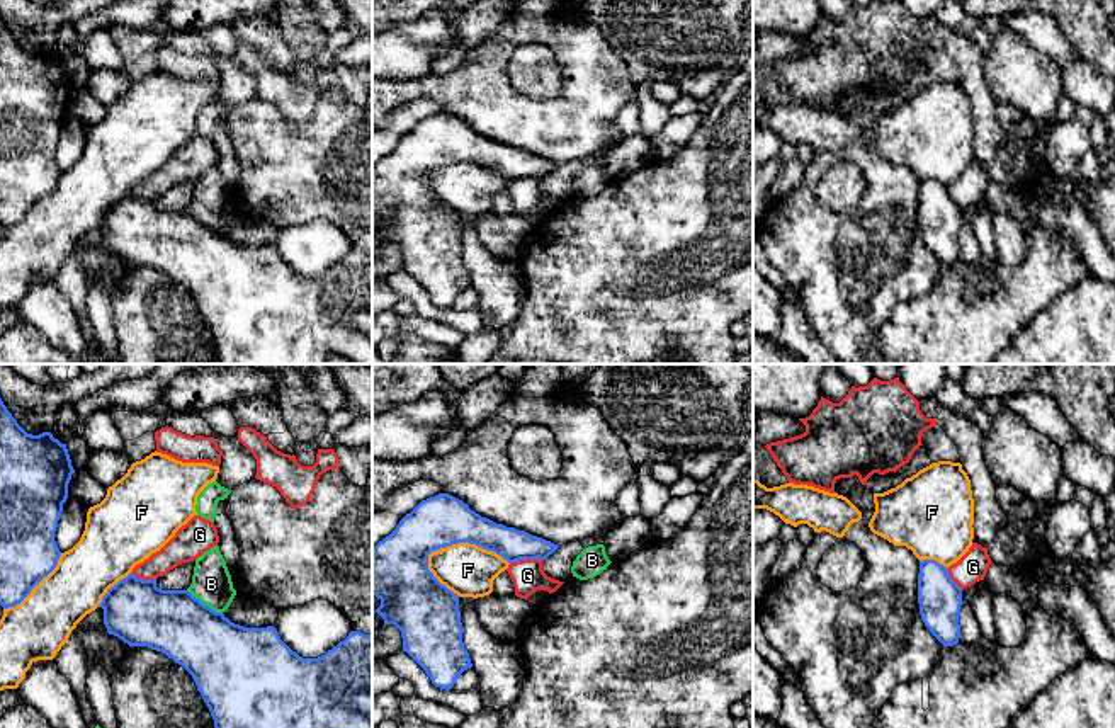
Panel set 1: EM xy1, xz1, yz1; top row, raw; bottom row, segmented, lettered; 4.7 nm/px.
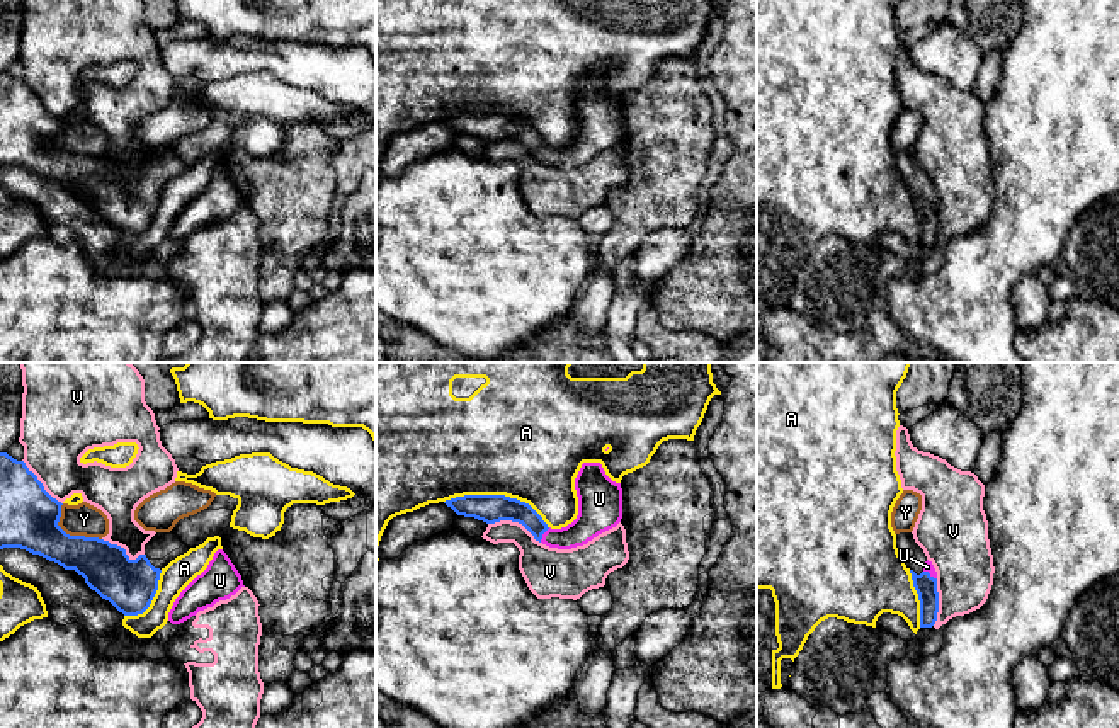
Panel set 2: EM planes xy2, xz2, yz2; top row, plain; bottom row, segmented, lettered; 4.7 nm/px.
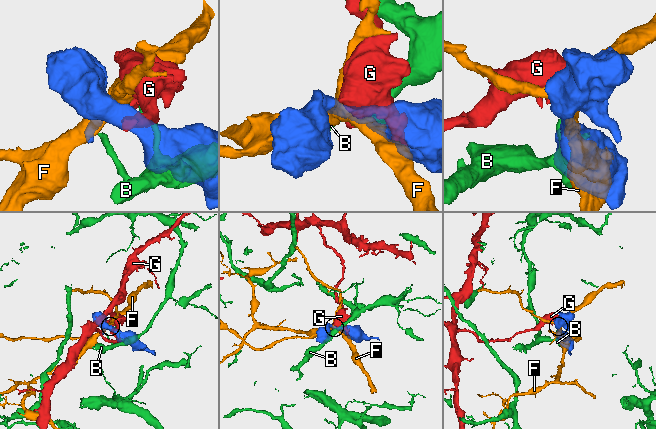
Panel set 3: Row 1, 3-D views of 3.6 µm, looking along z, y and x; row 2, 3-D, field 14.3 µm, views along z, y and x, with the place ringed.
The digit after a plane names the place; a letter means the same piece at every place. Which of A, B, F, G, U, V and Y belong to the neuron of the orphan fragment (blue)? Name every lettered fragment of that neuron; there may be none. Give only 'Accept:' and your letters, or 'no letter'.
Accept: U

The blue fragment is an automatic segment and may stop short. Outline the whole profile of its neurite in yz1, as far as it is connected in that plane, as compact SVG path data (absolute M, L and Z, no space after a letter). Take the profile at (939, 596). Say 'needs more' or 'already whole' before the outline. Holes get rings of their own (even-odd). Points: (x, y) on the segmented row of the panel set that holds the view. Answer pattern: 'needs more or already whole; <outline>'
already whole; M935 560L920 561L918 604L921 621L930 633L943 646L957 645L962 589L950 578L948 568Z

